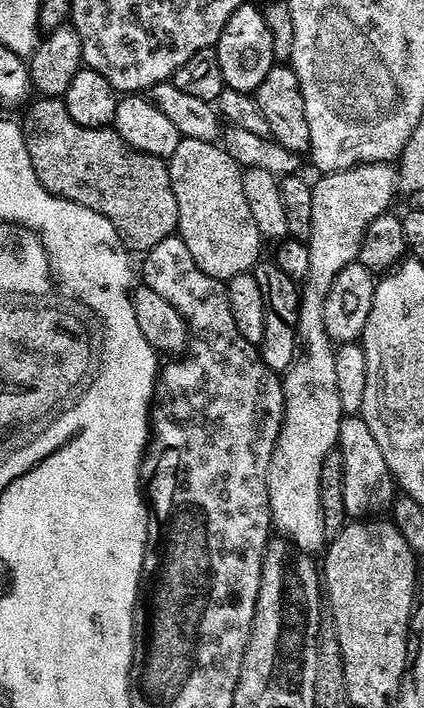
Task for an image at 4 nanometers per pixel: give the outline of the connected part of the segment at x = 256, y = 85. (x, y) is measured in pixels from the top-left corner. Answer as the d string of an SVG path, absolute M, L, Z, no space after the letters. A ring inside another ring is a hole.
M245 2L232 15L224 28L224 33L220 35L218 59L222 80L228 83L225 85L231 91L256 94L260 87L263 89L269 83L267 80L271 78L272 71L276 68L276 55L278 55L276 39L263 11L259 7L256 9L252 2Z

